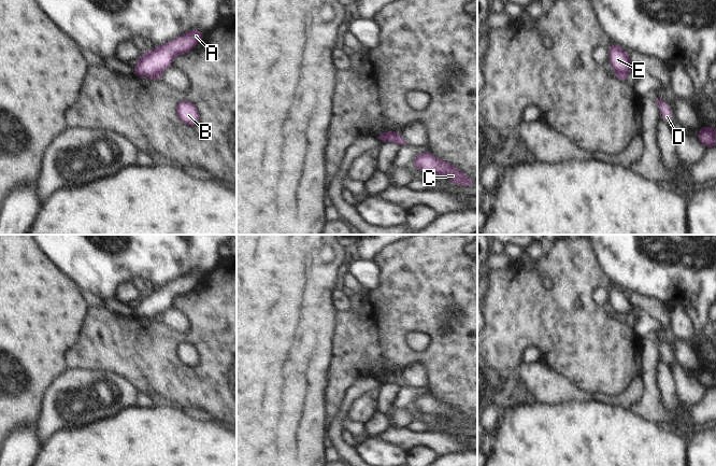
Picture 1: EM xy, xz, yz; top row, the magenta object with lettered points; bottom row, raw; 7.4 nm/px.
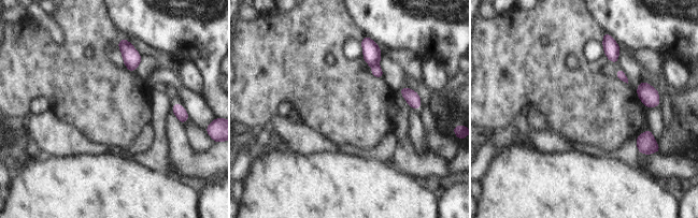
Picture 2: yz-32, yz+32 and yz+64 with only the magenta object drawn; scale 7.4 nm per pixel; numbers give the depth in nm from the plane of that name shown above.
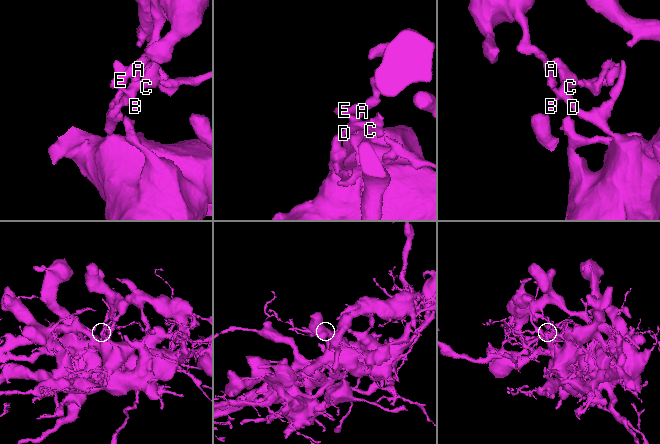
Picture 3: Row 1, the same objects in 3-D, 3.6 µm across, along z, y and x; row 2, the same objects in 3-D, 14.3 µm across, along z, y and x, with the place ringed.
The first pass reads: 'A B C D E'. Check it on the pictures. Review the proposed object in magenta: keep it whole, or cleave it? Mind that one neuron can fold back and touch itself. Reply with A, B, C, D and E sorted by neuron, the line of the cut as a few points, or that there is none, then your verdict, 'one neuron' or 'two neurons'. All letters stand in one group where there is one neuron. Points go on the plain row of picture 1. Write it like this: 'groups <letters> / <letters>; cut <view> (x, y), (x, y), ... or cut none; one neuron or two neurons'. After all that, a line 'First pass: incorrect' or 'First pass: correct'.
groups A E / B C D; cut yz (627, 314), (618, 314), (616, 316); two neurons
First pass: incorrect

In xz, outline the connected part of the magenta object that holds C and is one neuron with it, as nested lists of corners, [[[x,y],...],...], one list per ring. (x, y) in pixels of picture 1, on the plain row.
[[[430,393],[419,395],[412,403],[415,409],[418,411],[442,416],[443,419],[447,419],[450,422],[460,426],[470,428],[475,427],[474,422],[471,419],[463,415],[459,410],[457,410],[453,406],[438,400]]]

